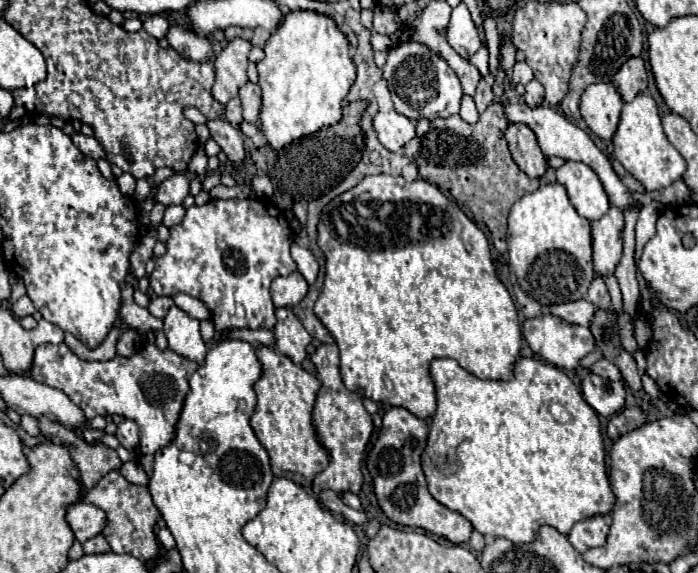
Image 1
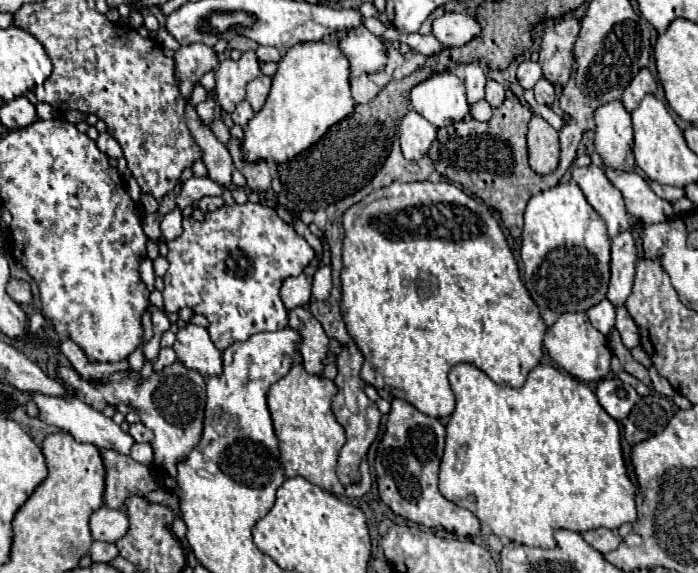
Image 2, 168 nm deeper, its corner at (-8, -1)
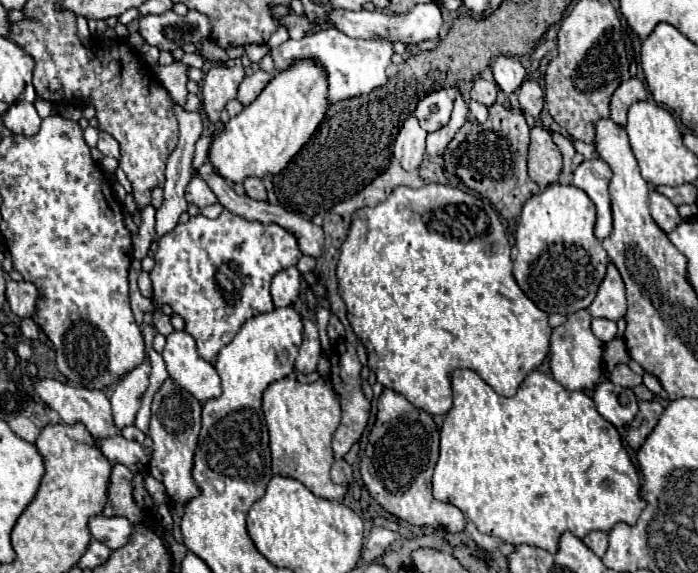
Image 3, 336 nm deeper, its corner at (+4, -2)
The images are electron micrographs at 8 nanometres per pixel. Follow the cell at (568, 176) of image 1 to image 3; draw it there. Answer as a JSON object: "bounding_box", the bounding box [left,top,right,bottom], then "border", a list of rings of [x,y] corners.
{"bounding_box":[572,160,612,240],"border":[[[584,160],[580,166],[576,166],[572,174],[572,184],[588,194],[588,198],[596,206],[596,228],[594,236],[598,240],[604,240],[612,232],[612,210],[610,210],[610,196],[608,196],[608,178],[610,170],[606,162]]]}

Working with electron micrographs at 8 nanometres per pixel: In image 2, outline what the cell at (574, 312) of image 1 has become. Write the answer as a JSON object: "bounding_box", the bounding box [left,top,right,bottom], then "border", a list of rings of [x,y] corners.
{"bounding_box":[586,299,616,335],"border":[[[608,299],[600,301],[600,303],[594,305],[592,309],[588,309],[586,313],[588,313],[588,317],[590,317],[590,323],[592,323],[600,333],[608,335],[608,333],[612,331],[614,323],[616,323],[616,309],[614,309],[614,305],[612,305]]]}

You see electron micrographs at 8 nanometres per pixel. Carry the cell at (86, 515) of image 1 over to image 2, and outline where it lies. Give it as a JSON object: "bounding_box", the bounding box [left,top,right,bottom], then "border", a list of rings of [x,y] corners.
{"bounding_box":[90,507,130,543],"border":[[[102,507],[90,517],[92,537],[98,541],[116,543],[120,537],[124,537],[128,533],[128,527],[130,527],[128,515],[120,509]]]}

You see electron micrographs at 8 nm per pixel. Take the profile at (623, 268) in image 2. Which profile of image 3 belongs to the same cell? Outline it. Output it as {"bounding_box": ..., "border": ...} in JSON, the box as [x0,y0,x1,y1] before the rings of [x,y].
{"bounding_box":[588,262,626,320],"border":[[[608,262],[606,276],[598,288],[598,294],[594,302],[590,304],[588,312],[594,318],[608,318],[608,320],[620,320],[626,310],[626,296],[624,296],[624,282],[620,278],[620,272],[612,262]]]}

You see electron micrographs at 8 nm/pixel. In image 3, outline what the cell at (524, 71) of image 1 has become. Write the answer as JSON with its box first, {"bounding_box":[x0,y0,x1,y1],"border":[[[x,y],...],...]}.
{"bounding_box":[492,56,526,94],"border":[[[500,56],[494,60],[492,72],[494,72],[496,84],[504,94],[512,94],[514,90],[518,90],[526,76],[524,66],[516,58],[506,58],[506,56]]]}

